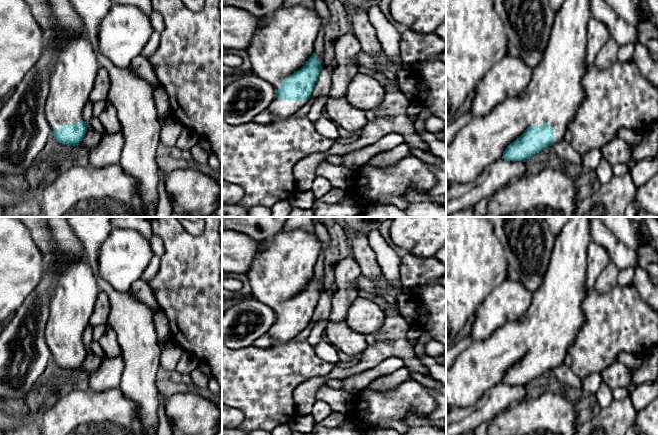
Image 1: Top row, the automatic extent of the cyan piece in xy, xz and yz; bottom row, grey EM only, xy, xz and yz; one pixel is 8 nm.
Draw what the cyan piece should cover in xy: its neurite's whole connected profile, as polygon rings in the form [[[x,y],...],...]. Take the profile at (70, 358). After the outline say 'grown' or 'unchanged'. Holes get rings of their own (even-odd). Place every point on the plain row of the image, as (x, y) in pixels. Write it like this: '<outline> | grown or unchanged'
[[[86,259],[68,261],[55,277],[57,280],[44,329],[45,342],[60,368],[78,370],[88,353],[83,333],[100,289]]] | grown

